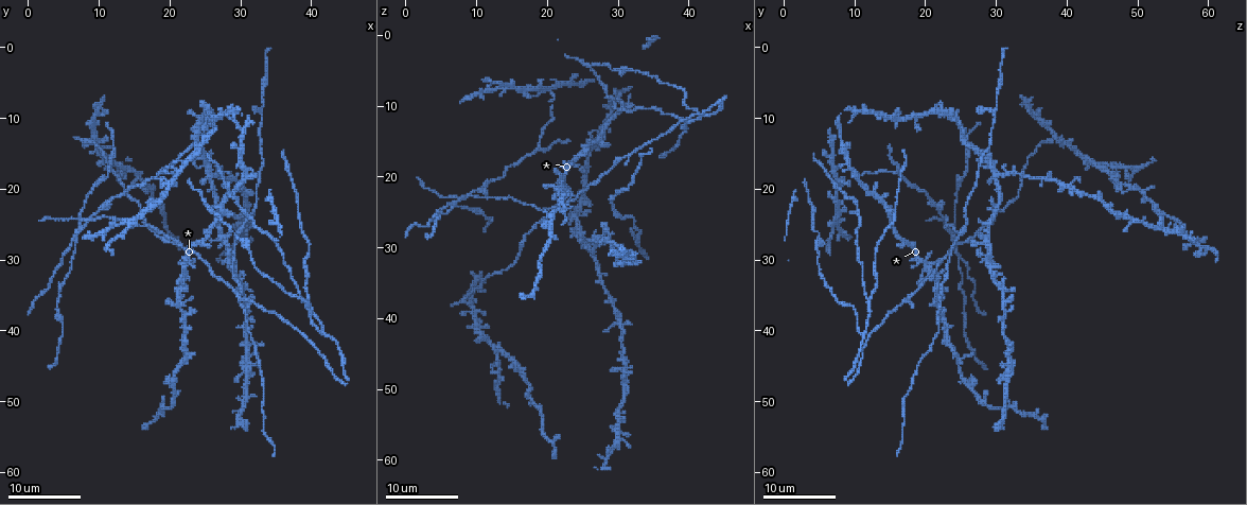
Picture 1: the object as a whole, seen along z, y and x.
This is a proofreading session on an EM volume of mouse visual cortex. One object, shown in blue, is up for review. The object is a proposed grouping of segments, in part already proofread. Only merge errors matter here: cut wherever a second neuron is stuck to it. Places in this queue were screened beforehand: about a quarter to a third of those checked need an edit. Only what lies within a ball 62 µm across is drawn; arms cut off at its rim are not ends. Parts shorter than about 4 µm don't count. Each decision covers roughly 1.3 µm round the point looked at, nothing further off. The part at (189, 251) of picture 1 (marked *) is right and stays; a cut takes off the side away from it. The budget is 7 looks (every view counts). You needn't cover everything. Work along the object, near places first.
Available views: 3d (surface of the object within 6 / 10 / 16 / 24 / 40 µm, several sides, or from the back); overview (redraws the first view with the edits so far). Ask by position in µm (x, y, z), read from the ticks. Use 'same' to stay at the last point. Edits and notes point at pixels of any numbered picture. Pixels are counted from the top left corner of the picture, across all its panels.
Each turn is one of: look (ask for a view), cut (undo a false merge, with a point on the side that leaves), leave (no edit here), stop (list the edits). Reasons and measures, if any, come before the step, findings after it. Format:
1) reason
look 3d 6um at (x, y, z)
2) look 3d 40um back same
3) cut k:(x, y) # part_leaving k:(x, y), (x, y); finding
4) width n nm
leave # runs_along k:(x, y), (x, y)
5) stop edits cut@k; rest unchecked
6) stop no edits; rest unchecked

looks like a crossing
look 3d 16um at (8.5, 24.0, 22.5)

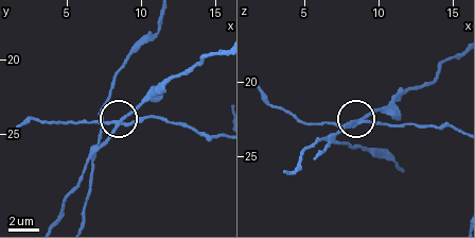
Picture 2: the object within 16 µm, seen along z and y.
side_arm 26 um
cut 2:(107, 141) # part_leaving 2:(118, 122), (95, 152), (84, 220); two neurons meet here

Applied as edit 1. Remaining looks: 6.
three-way junction
look 3d 16um at (21.0, 27.5, 24.5)

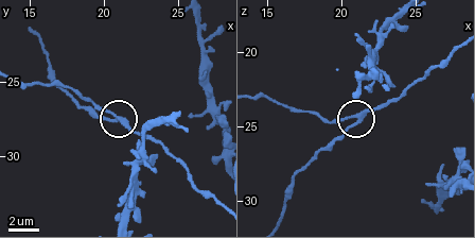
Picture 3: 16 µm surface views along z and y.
leave # continuous, no second neuron

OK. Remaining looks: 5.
calibre changes
look 3d 16um at (31.0, 36.0, 17.5)

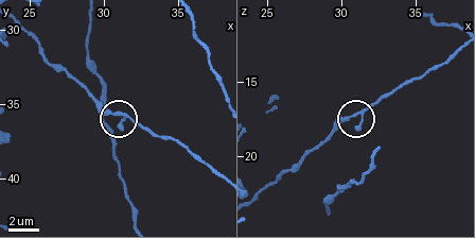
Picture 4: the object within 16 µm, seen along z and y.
width 180 nm
leave # runs_along 4:(19, 28), (103, 106), (129, 116), (147, 132); all the same neuron

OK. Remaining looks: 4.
look 3d 10um at (24.0, 29.5, 22.5)

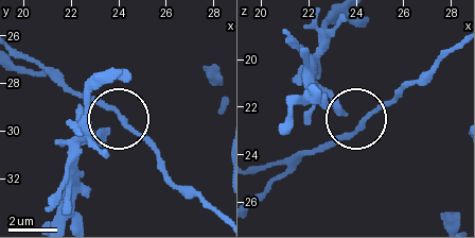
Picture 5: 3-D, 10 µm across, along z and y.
look 3d 10um back at (24.2, 29.5, 22.8)

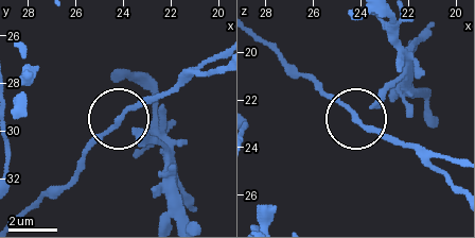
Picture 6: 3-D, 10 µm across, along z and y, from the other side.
side_arm 63 um
leave # one neuron here

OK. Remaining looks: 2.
stop edits cut@2; rest unchecked

